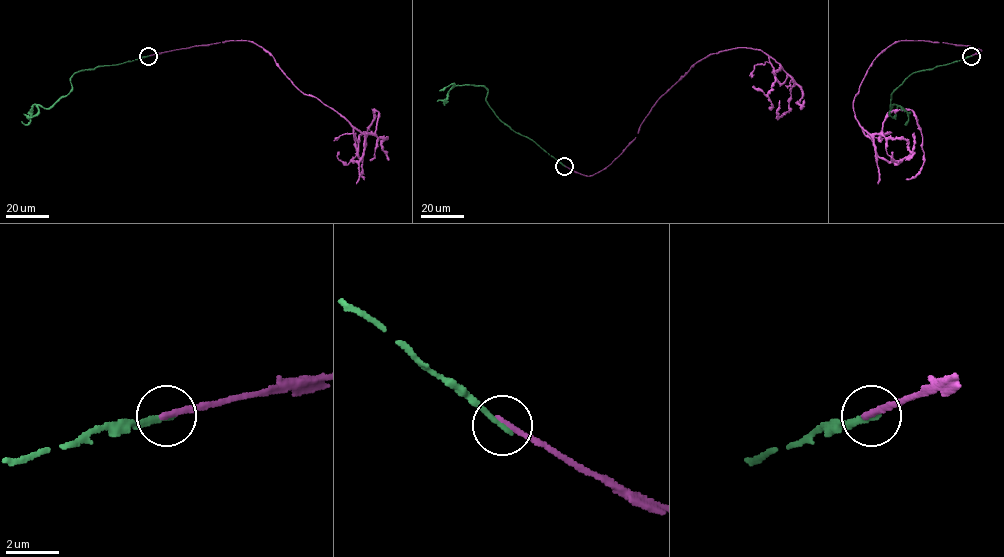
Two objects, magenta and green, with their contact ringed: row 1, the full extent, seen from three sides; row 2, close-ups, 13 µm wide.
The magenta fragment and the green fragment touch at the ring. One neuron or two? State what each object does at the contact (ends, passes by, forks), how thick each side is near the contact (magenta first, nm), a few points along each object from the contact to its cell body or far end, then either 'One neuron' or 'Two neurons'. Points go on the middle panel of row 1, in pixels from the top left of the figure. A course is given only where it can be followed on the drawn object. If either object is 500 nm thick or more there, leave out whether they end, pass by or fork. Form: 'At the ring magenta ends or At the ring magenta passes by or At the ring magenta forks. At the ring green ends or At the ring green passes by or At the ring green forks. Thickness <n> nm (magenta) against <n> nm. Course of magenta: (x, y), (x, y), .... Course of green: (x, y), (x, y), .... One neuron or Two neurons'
At the ring magenta ends. At the ring green ends. Thickness 240 nm (magenta) against 240 nm. Course of magenta: (564, 165), (587, 176), (608, 166), (661, 96), (710, 54), (760, 49), (793, 79), (777, 118), (779, 100). Course of green: (564, 166), (502, 122), (486, 100), (488, 90), (484, 86), (453, 86), (445, 103), (437, 101). Two neurons

